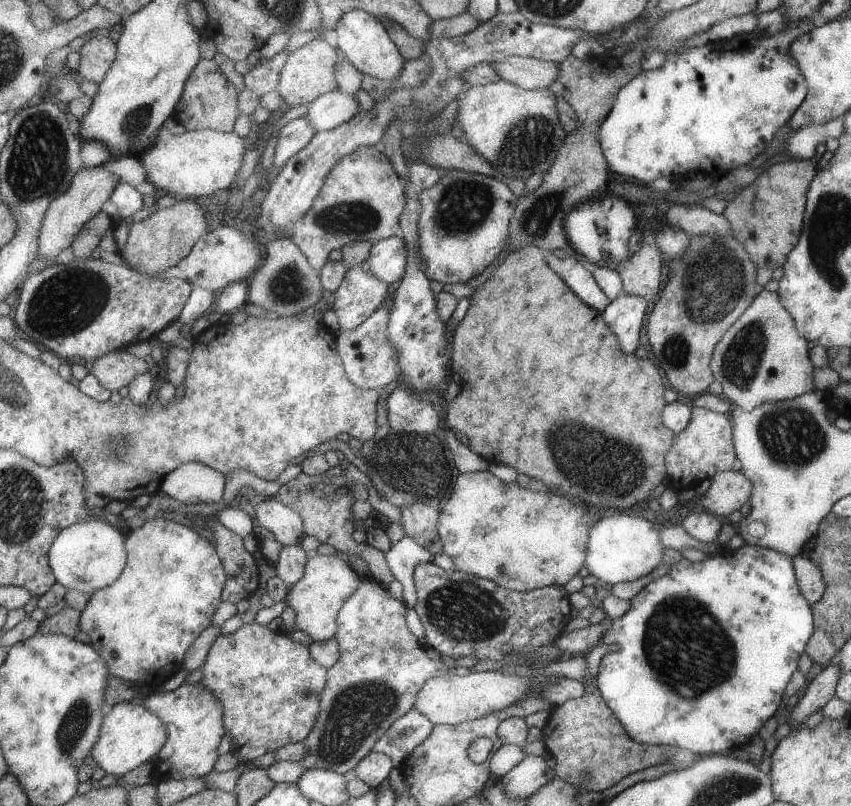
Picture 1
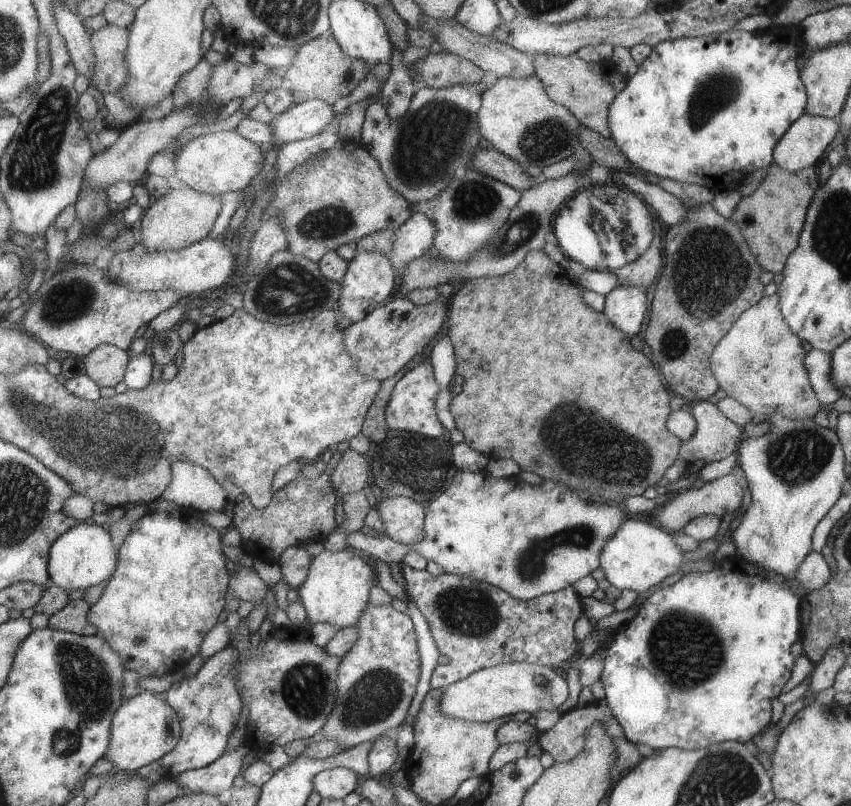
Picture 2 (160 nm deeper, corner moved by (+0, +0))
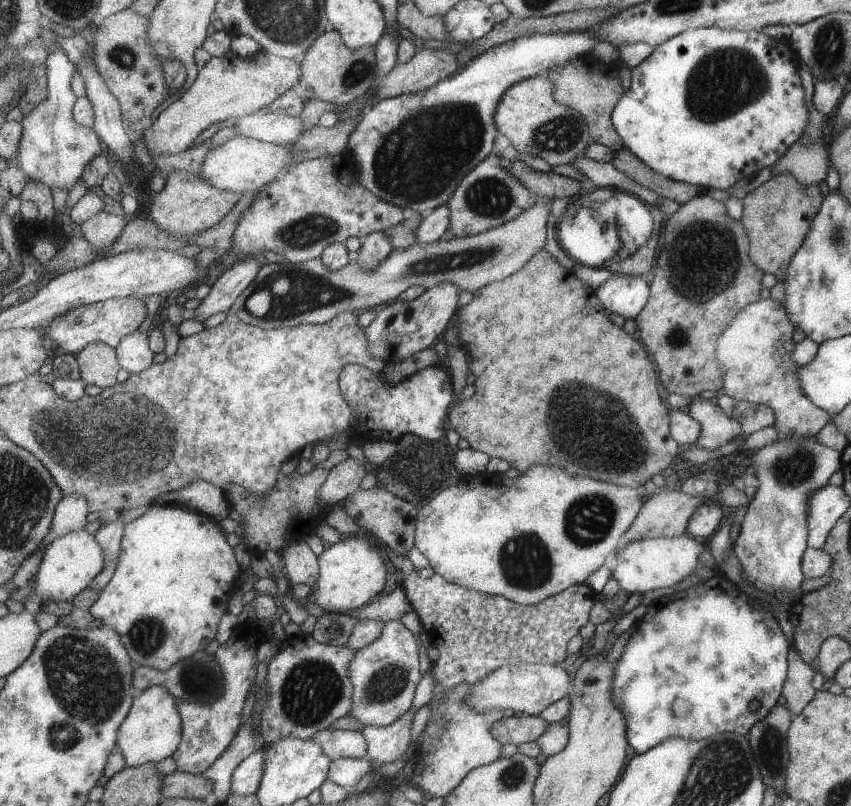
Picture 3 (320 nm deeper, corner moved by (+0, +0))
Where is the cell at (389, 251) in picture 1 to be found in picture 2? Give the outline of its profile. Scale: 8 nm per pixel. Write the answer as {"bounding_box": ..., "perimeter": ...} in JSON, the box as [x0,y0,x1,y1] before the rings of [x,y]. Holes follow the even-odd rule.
{"bounding_box":[389,212,437,276],"perimeter":[[[416,212],[396,230],[394,248],[389,256],[397,276],[400,276],[400,272],[416,258],[429,252],[436,240],[437,229],[431,216]]]}

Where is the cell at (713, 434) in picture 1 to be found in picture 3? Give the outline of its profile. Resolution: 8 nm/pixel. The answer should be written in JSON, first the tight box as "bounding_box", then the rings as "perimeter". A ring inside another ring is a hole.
{"bounding_box":[685,397,742,450],"perimeter":[[[693,397],[685,406],[688,414],[700,424],[695,446],[715,450],[731,441],[742,430],[737,419],[727,418],[714,400]]]}

